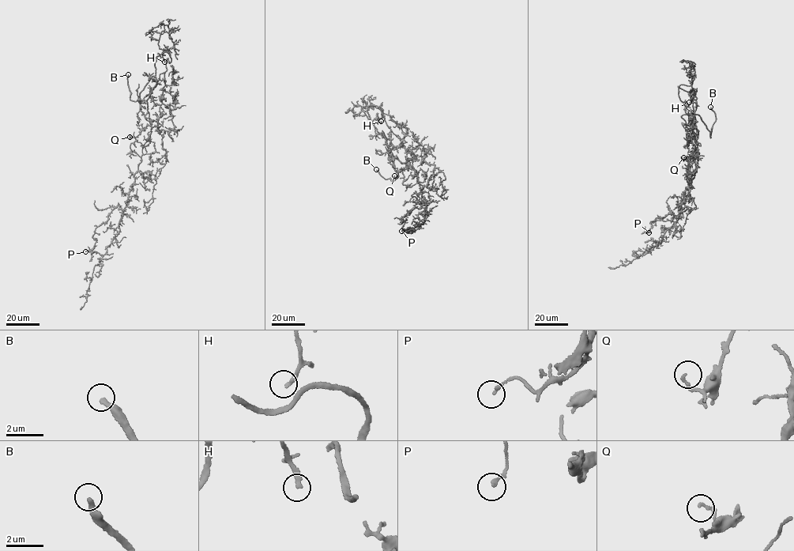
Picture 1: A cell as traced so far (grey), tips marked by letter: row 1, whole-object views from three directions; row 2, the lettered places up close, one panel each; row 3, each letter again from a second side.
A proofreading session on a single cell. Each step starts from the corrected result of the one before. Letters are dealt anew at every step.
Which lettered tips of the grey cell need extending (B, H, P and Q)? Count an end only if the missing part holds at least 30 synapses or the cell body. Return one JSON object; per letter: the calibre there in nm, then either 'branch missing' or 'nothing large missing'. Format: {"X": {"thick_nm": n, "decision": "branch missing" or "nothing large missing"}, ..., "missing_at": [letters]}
{"B": {"thick_nm": 280, "decision": "branch missing"}, "H": {"thick_nm": 240, "decision": "nothing large missing"}, "P": {"thick_nm": 170, "decision": "nothing large missing"}, "Q": {"thick_nm": 140, "decision": "nothing large missing"}, "missing_at": ["B"]}

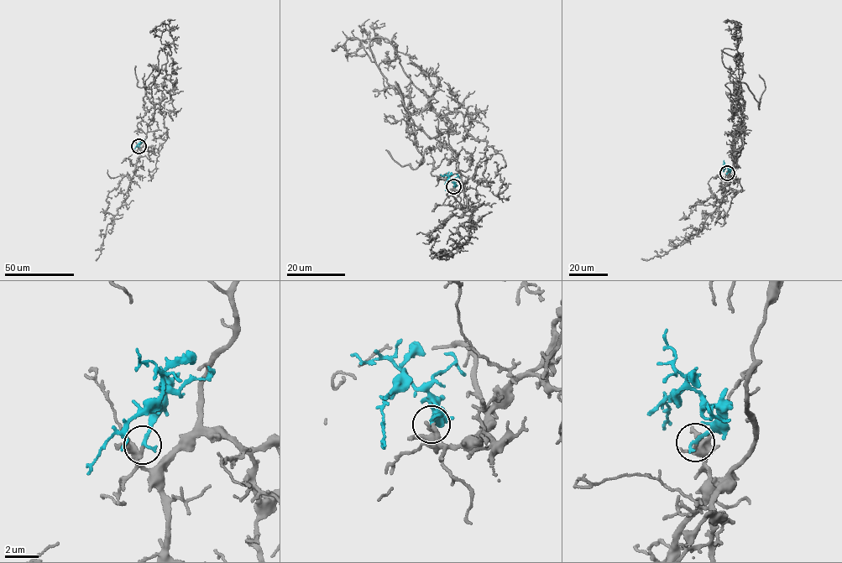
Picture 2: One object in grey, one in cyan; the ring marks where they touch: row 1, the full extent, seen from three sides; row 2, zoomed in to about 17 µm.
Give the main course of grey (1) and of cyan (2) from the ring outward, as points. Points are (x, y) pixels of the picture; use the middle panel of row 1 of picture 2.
1: (454, 187), (455, 151), (415, 125), (371, 39), (437, 114), (476, 114), (465, 129), (502, 156), (504, 202)
2: (454, 187), (449, 178), (446, 190)

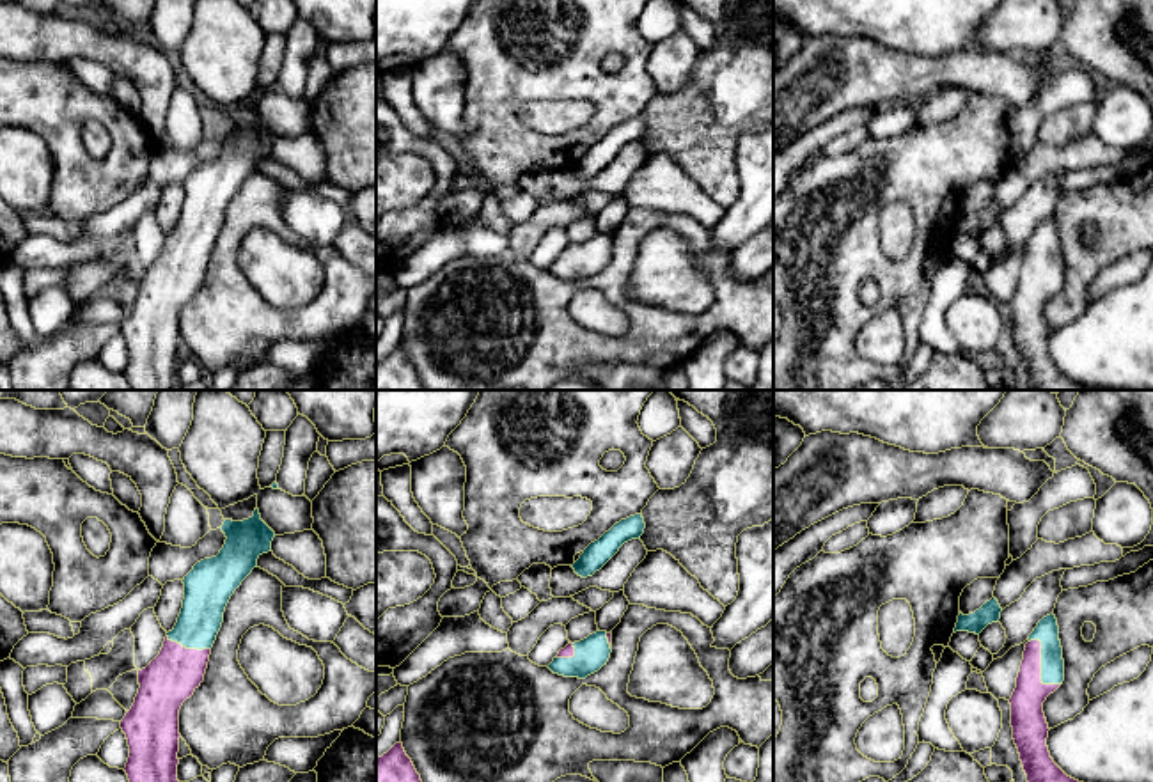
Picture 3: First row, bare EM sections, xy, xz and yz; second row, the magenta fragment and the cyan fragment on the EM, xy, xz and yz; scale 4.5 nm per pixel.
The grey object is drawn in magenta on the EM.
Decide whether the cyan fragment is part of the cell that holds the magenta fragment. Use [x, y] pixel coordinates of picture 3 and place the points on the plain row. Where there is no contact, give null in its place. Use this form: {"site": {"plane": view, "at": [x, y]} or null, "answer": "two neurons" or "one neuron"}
{"site": {"plane": "yz", "at": [1040, 270]}, "answer": "one neuron"}

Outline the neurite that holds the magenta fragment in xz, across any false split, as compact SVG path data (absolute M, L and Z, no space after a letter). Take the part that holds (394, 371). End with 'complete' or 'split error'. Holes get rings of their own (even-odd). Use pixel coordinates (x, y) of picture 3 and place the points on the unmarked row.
M401 344L376 362L376 390L424 390Z; complete

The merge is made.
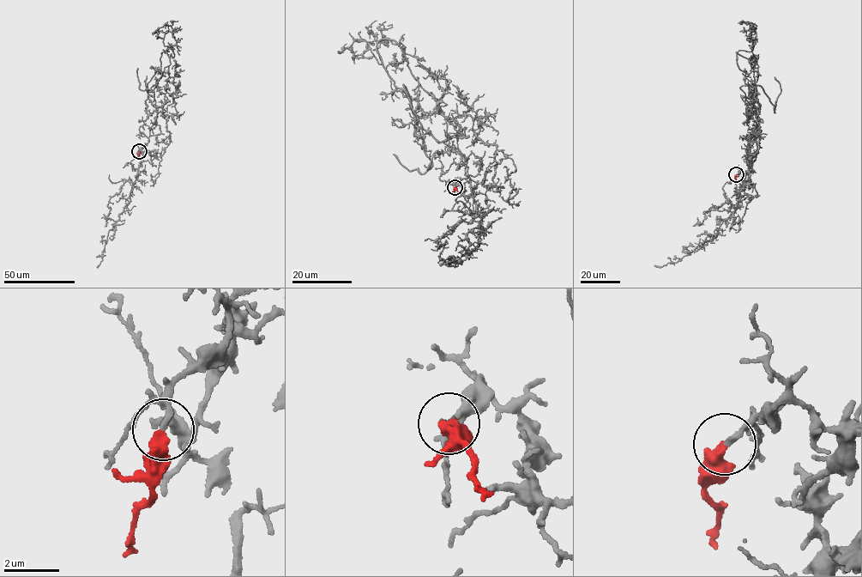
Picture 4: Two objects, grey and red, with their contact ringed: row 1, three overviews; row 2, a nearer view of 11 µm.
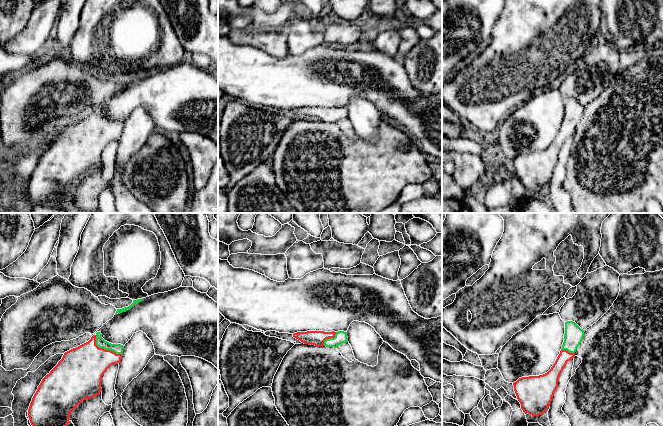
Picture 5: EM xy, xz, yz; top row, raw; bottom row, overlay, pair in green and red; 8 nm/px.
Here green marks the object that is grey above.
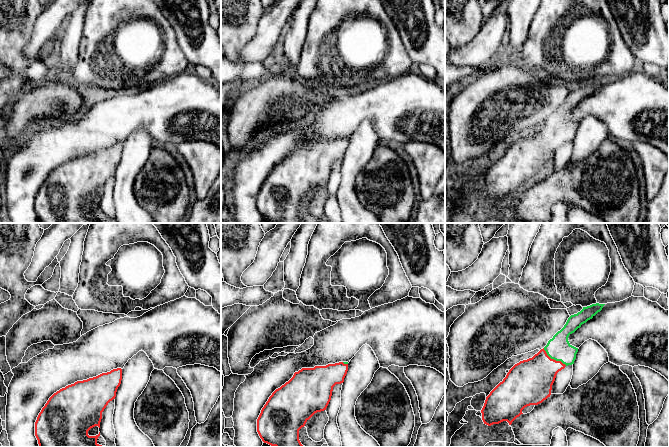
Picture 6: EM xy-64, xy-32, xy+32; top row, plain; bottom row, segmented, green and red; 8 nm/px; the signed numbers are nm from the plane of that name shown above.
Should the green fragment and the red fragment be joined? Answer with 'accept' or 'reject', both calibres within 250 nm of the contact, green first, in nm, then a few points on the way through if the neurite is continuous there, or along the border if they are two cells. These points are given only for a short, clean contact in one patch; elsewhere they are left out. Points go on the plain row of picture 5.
accept; calibres 80 and 360 nm; way xy (100, 118), (104, 124), (81, 145)

